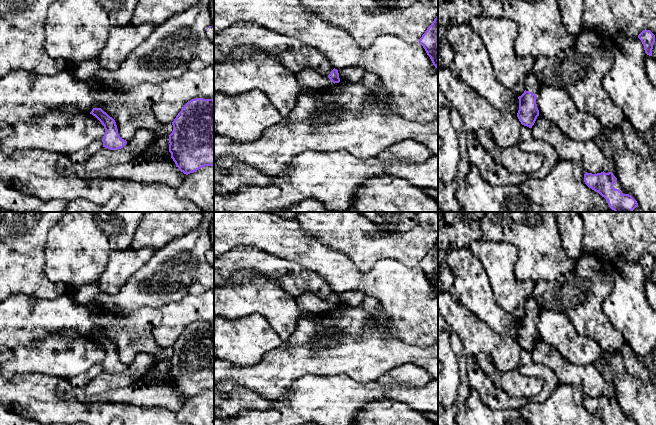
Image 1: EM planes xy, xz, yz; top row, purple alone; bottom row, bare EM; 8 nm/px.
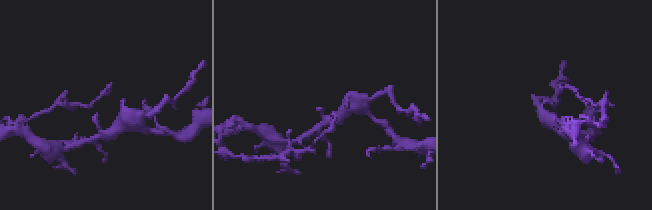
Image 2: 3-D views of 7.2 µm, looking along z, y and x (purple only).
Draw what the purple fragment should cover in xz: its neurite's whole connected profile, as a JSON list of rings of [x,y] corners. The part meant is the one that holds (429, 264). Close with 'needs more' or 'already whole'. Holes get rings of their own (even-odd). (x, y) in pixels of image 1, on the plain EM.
[[[438,239],[419,264],[433,289],[438,293]]] | already whole

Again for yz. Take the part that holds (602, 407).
[[[603,395],[597,398],[585,396],[584,406],[589,412],[604,421],[606,425],[636,425],[624,415],[612,395],[609,397]]] | needs more

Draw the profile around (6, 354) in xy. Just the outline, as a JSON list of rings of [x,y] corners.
[[[0,346],[0,366],[2,363],[14,359],[14,354],[11,349]]]

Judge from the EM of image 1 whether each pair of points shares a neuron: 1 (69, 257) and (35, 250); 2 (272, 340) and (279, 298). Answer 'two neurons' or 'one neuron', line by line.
1: two neurons
2: two neurons

